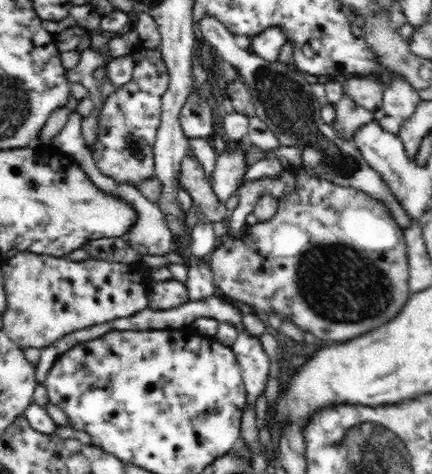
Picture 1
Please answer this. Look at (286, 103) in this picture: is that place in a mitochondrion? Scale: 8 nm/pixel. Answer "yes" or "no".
yes

